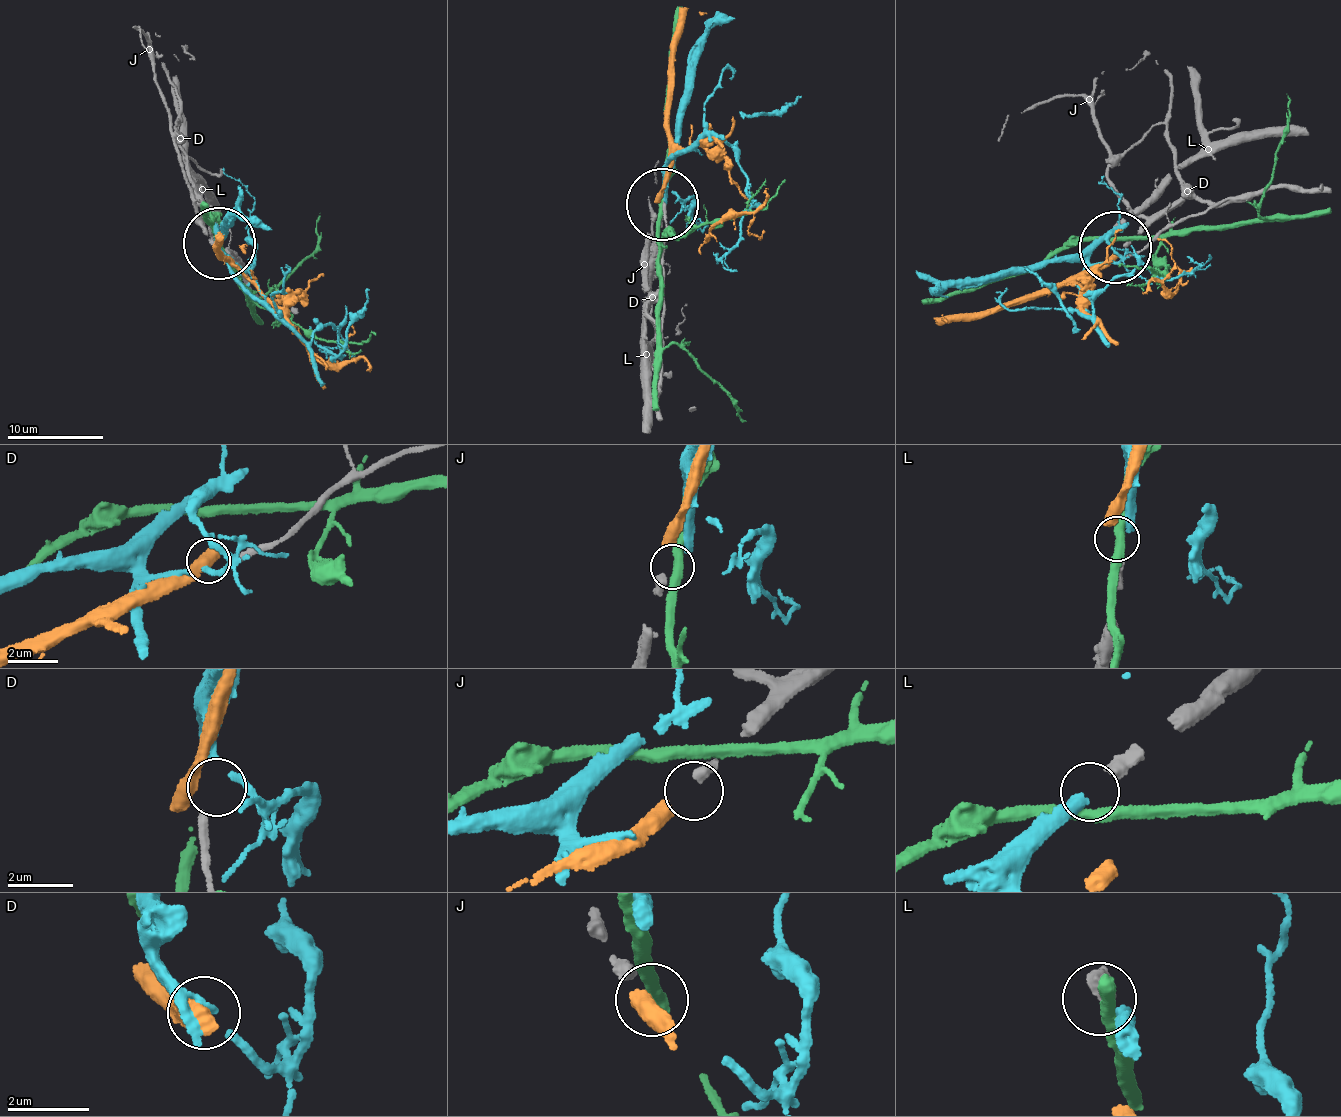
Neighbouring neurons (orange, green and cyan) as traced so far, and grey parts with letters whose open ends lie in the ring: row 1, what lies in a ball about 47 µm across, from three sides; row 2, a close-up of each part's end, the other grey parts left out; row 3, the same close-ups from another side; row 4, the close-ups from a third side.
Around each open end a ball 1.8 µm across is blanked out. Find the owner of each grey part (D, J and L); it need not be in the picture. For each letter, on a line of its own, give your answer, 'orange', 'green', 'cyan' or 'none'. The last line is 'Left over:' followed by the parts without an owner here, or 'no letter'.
D: none
J: orange
L: cyan
Left over: D

